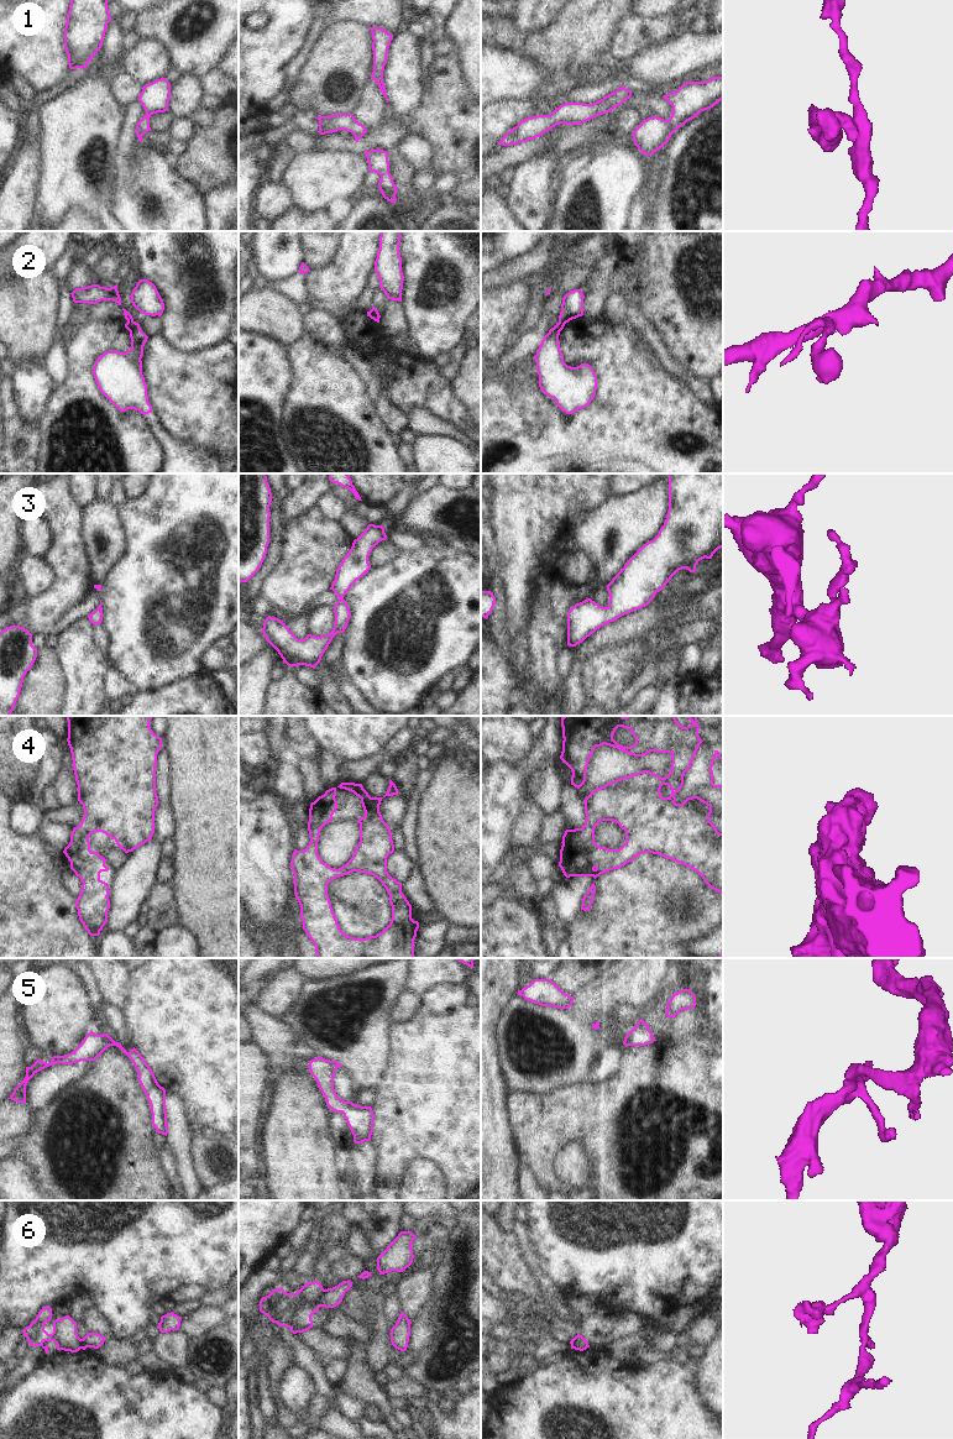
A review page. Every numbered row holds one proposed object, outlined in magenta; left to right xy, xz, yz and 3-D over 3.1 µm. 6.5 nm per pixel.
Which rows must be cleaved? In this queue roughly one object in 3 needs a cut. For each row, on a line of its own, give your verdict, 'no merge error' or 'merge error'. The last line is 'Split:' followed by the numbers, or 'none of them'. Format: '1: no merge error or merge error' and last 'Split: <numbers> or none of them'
1: no merge error
2: merge error
3: no merge error
4: no merge error
5: no merge error
6: merge error
Split: 2, 6

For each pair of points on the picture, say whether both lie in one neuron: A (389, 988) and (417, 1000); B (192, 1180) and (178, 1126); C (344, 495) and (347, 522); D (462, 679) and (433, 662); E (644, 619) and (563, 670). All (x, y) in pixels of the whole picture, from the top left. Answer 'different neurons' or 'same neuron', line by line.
A: different neurons
B: same neuron
C: same neuron
D: different neurons
E: different neurons

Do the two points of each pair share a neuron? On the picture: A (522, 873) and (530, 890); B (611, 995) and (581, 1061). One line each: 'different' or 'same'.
A: same
B: same

